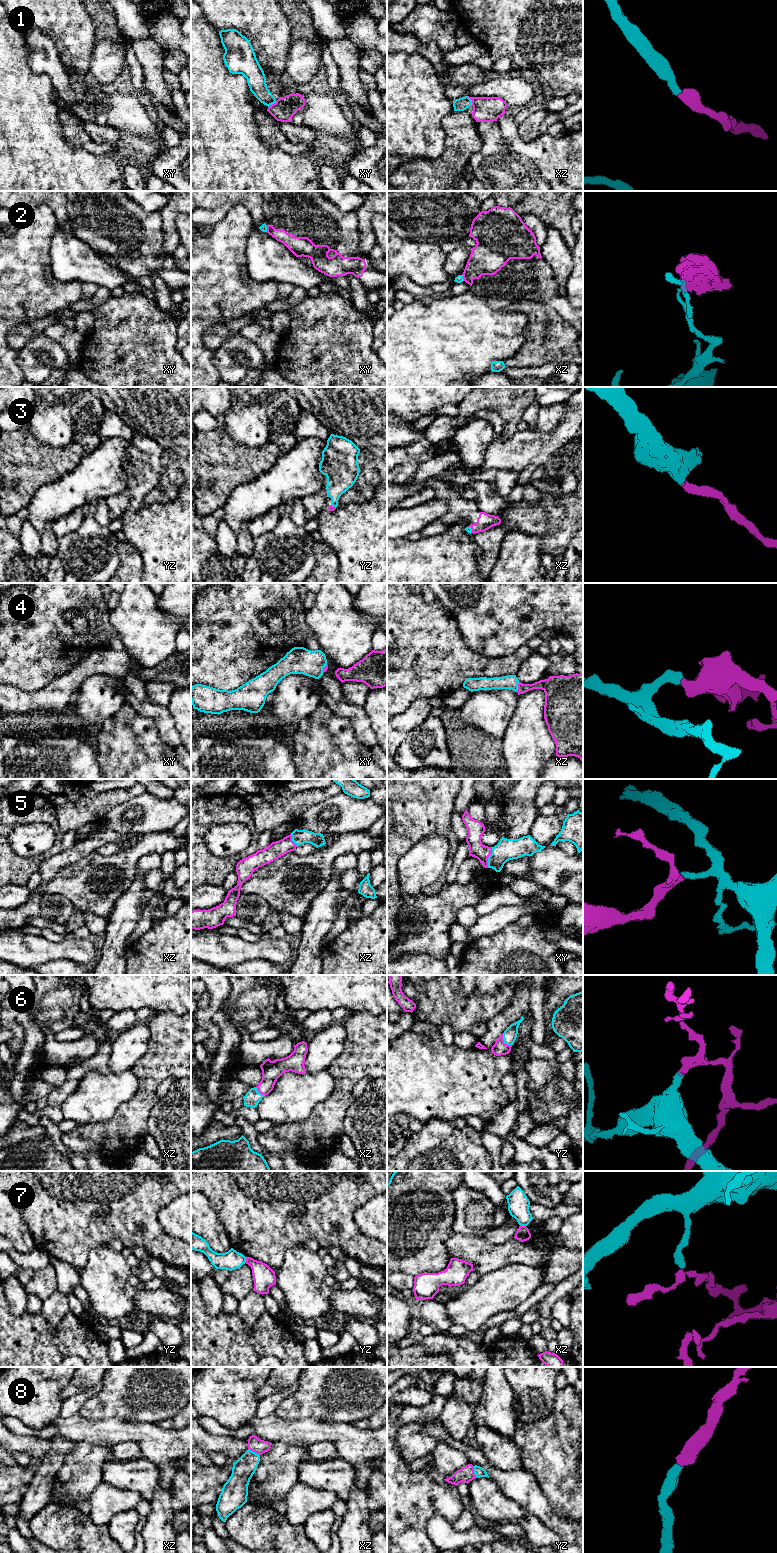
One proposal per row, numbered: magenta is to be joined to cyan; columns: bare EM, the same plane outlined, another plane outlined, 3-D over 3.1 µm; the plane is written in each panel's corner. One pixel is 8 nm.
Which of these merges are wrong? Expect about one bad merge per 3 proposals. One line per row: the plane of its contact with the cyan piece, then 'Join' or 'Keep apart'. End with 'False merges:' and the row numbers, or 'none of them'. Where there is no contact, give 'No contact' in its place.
1: Touches cyan in xz. Join
2: Touches cyan in xy. Keep apart
3: Touches cyan in xz. Join
4: Touches cyan in xz. Join
5: Touches cyan in xy. Join
6: Touches cyan in yz. Join
7: Touches cyan in yz. Keep apart
8: Touches cyan in xz. Join
False merges: 2, 7

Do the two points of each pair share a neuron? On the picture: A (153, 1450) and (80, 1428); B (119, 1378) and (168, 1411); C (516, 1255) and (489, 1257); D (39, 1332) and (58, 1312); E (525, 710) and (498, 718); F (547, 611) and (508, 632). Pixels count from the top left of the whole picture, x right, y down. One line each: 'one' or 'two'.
A: one
B: one
C: one
D: two
E: two
F: one

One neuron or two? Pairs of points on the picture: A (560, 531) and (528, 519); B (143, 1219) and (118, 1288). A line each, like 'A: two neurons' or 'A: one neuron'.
A: one neuron
B: two neurons

